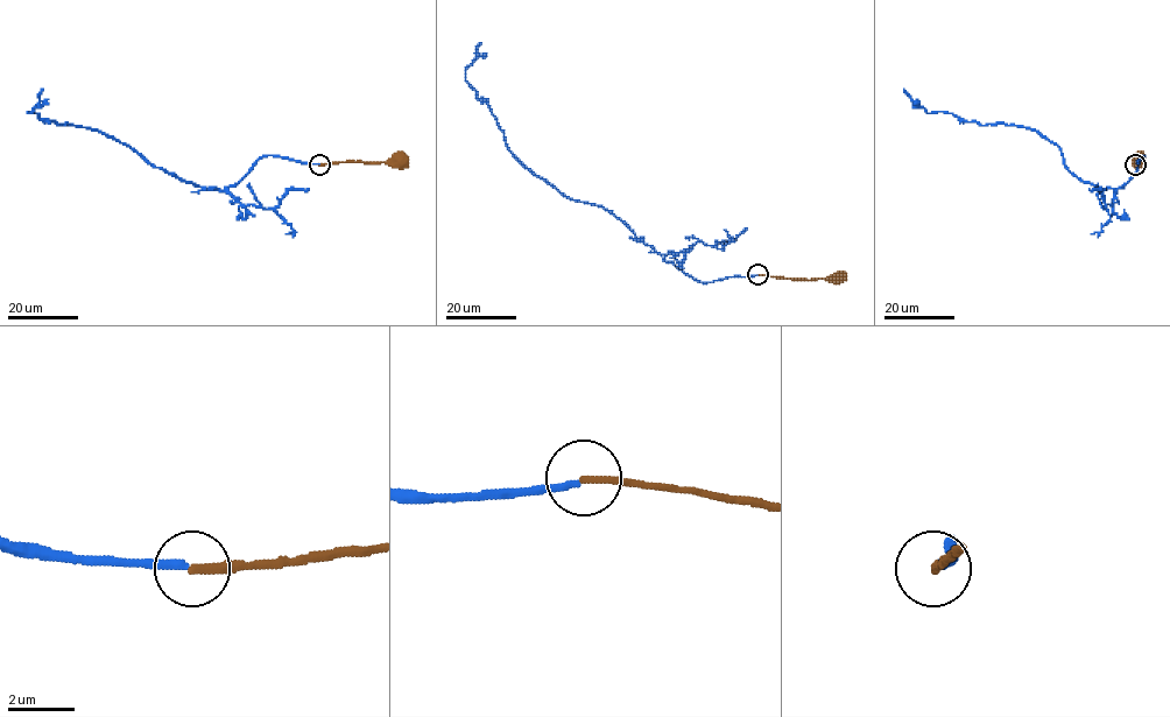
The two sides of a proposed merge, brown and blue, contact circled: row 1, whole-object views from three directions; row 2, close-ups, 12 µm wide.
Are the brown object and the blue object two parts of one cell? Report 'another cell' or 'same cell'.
another cell

